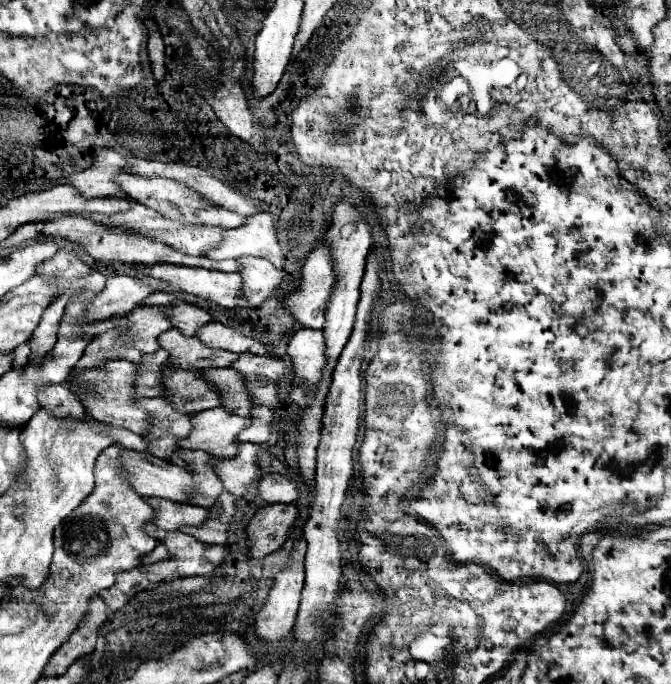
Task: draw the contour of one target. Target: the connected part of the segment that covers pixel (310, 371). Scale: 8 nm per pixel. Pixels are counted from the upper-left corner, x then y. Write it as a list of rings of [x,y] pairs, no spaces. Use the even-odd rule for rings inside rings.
[[[300,329],[292,335],[286,353],[290,355],[292,367],[294,367],[294,383],[288,391],[290,399],[304,407],[308,405],[308,393],[312,393],[316,389],[316,383],[320,381],[324,363],[326,363],[326,345],[324,345],[324,337],[322,331],[316,329]]]

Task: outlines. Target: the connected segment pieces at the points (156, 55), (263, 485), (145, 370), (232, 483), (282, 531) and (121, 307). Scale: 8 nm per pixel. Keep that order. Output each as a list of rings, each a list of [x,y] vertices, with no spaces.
[[[150,23],[150,37],[148,37],[148,57],[150,57],[150,67],[154,73],[156,81],[162,81],[166,73],[166,55],[164,55],[164,41],[158,31],[158,25]]]
[[[268,473],[258,485],[260,499],[266,503],[292,503],[298,499],[298,489],[282,475]]]
[[[158,349],[150,355],[142,355],[142,361],[136,365],[138,377],[134,383],[138,397],[162,397],[164,395],[162,369],[166,361],[168,361],[168,351],[164,349]]]
[[[240,443],[236,457],[232,457],[232,459],[212,459],[212,467],[214,467],[216,475],[220,475],[222,469],[226,469],[228,477],[226,477],[226,483],[222,481],[222,485],[236,499],[240,499],[246,493],[246,487],[256,479],[256,473],[258,473],[258,465],[254,465],[256,451],[260,451],[258,445]]]
[[[266,505],[248,523],[248,555],[266,557],[276,551],[288,537],[288,527],[298,517],[298,507],[294,505]]]
[[[112,275],[106,281],[106,287],[100,295],[92,299],[88,305],[88,323],[106,321],[118,315],[128,315],[128,311],[136,309],[142,299],[154,293],[152,287],[144,285],[138,277],[128,275]]]

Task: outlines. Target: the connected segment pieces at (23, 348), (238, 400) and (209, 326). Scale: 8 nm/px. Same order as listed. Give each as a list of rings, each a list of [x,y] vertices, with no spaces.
[[[30,341],[24,343],[24,345],[20,345],[20,347],[14,351],[12,369],[20,369],[20,371],[22,371],[22,367],[26,367],[26,363],[28,363],[28,355],[30,355]]]
[[[204,369],[204,379],[210,379],[210,383],[220,391],[222,407],[226,411],[236,411],[242,417],[250,417],[250,409],[254,407],[250,403],[250,397],[244,391],[242,377],[232,369]]]
[[[206,323],[196,331],[196,337],[214,349],[226,349],[234,353],[254,353],[254,355],[268,355],[268,349],[242,333],[236,333],[232,327],[226,327],[222,323]]]

